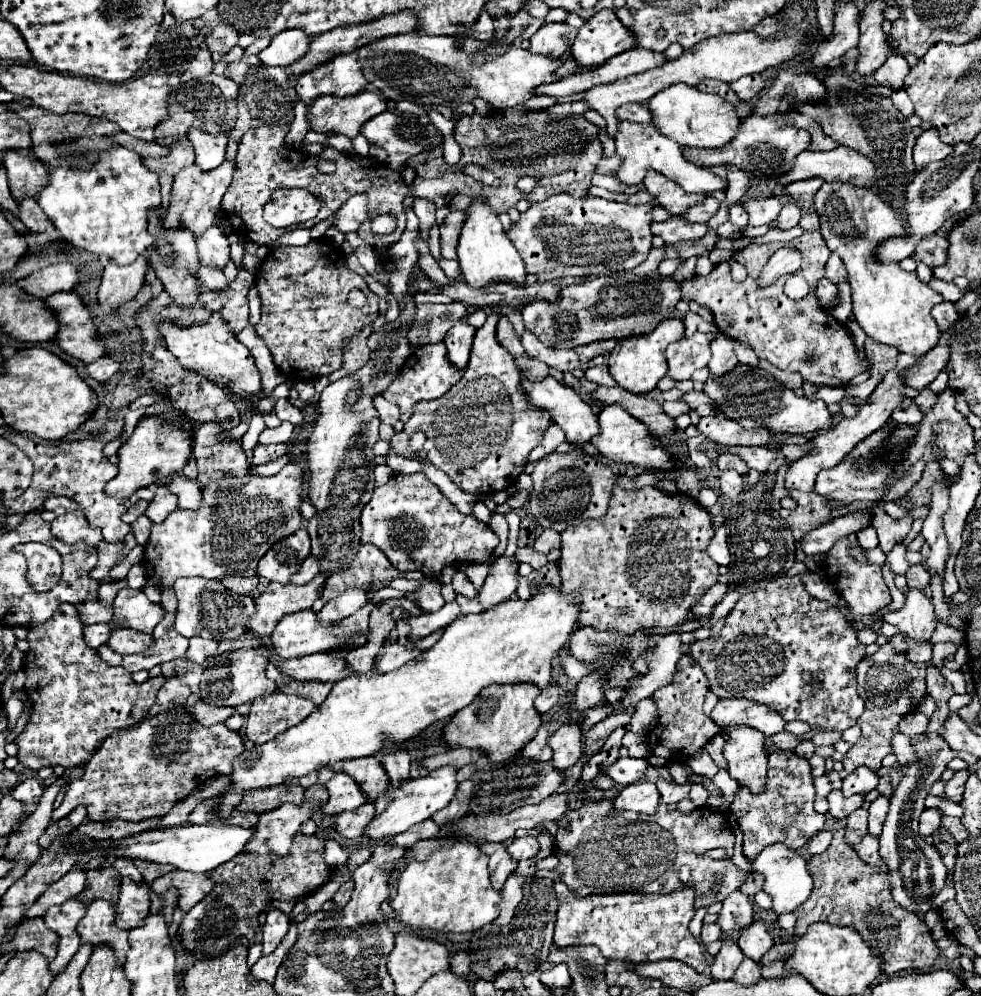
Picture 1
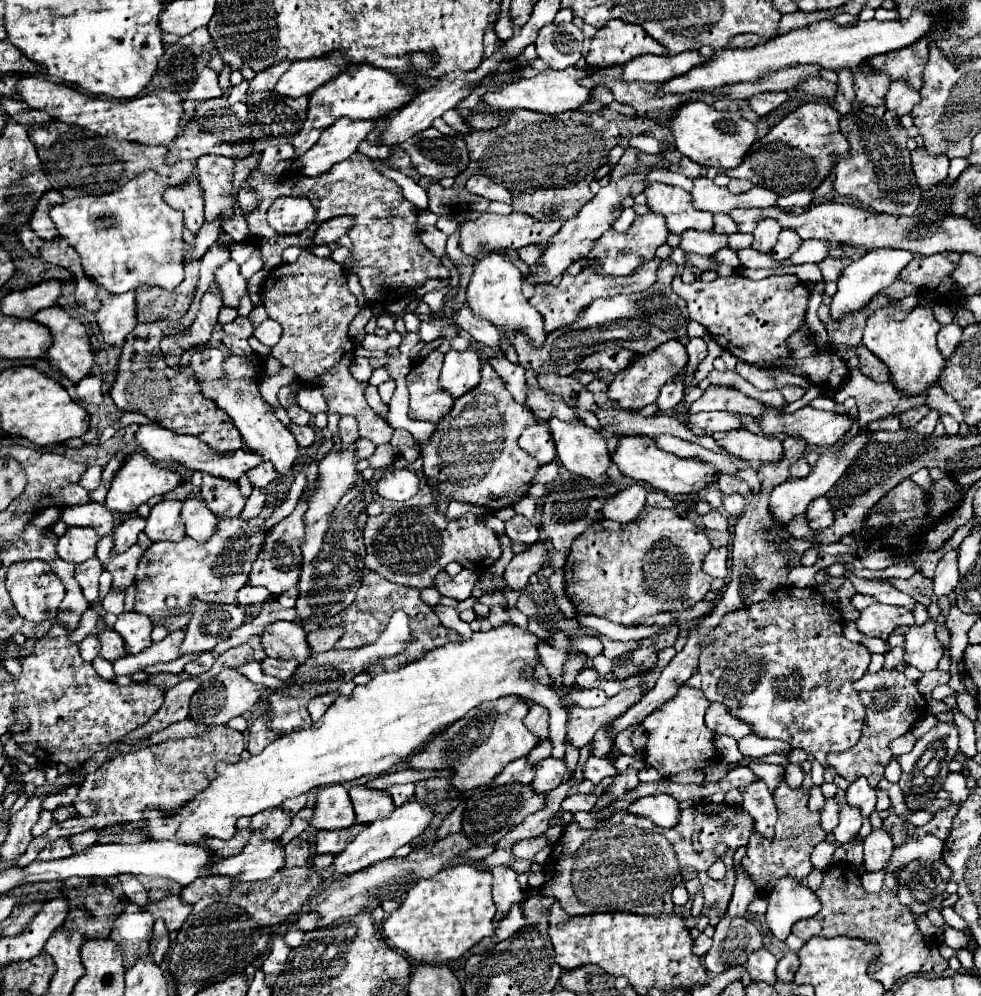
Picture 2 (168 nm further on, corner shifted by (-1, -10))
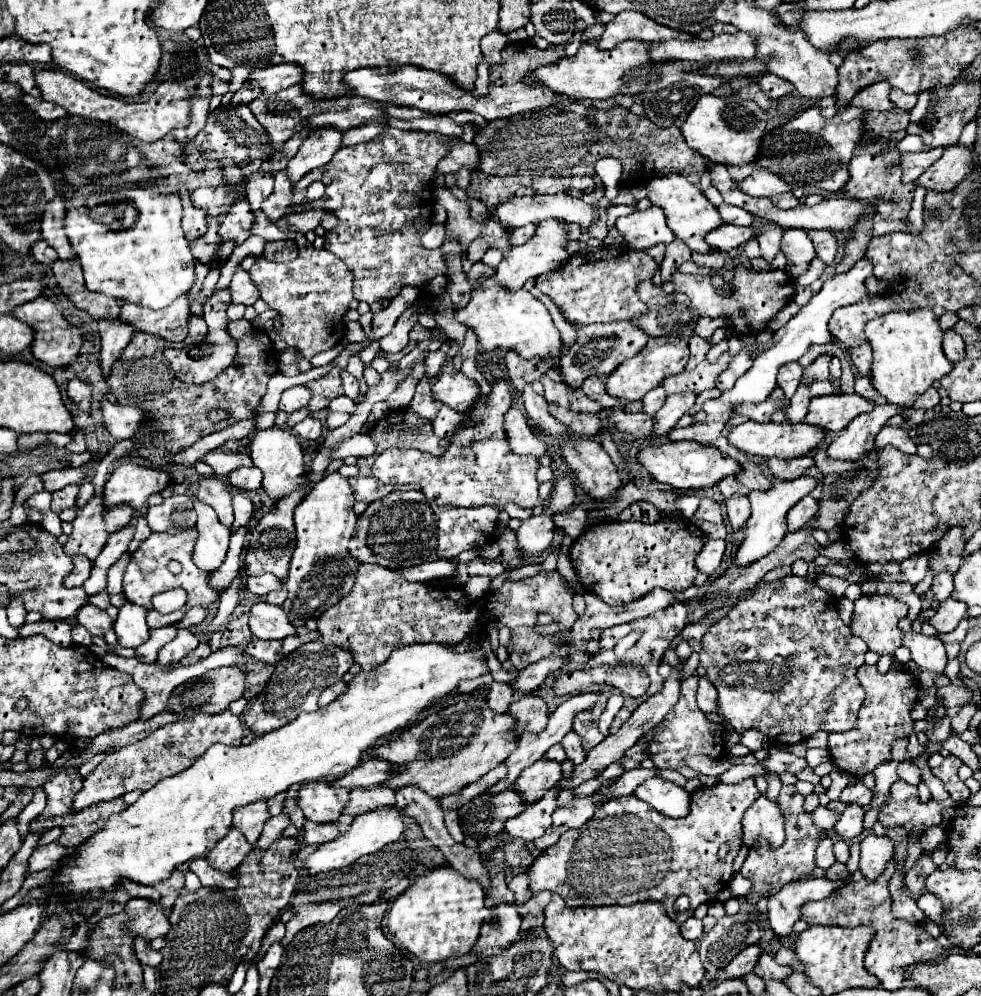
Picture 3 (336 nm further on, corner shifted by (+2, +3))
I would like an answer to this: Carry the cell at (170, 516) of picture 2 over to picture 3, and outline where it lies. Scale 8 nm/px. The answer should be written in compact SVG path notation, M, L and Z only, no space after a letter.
M170 496L158 506L150 506L146 520L152 532L178 534L196 524L196 512L192 508L192 496Z

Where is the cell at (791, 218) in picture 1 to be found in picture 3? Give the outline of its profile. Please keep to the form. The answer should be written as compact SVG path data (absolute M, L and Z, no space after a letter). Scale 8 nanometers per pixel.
M786 228L782 234L782 252L794 264L788 270L792 278L798 278L800 274L804 274L808 270L810 260L814 258L814 246L812 246L812 240L808 238L808 232Z

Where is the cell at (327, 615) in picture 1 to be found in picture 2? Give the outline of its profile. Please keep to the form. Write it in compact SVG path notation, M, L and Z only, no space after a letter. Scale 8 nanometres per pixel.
M327 627L327 629L317 629L307 635L307 643L313 653L323 653L335 647L337 639L343 635L343 627Z

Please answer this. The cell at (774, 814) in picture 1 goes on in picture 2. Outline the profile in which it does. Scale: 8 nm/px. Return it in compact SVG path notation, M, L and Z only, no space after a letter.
M783 781L779 785L779 789L775 791L775 803L777 803L777 809L779 809L779 821L775 825L775 837L773 839L763 839L761 835L753 833L751 839L749 839L747 855L743 857L741 867L753 879L755 887L759 889L757 895L761 895L761 897L767 897L771 893L771 889L775 889L775 883L779 879L791 877L797 883L801 883L803 879L807 879L807 875L813 869L811 859L809 859L811 851L817 843L825 841L827 833L821 829L819 813L809 811L807 799L809 799L807 791L791 789Z

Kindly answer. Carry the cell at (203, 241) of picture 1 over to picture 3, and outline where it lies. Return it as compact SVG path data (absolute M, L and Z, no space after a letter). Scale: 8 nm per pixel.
M238 266L234 270L234 276L232 276L232 282L230 282L228 290L232 294L232 302L234 304L244 304L244 306L254 304L256 298L260 296L260 292L256 290L252 278L248 276L248 272L242 266Z

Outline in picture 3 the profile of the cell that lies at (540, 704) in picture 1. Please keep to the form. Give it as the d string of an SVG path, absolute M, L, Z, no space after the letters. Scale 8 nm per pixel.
M528 694L522 700L514 702L508 712L516 718L518 732L542 732L548 720L548 706L536 694Z

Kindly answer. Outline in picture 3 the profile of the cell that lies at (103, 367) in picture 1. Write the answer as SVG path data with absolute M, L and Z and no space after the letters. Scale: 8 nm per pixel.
M72 378L68 382L68 396L80 406L80 410L90 410L92 402L92 384L82 378Z

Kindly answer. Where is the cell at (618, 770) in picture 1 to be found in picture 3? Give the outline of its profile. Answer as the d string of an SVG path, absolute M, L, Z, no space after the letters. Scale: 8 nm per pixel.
M568 732L564 736L564 740L562 740L562 746L566 750L568 760L572 760L574 764L582 764L586 760L586 750L582 748L582 742L580 742L576 732Z

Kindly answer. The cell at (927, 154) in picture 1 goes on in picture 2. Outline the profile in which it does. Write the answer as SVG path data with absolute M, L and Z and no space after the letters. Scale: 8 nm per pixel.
M915 149L911 153L911 163L913 163L913 173L917 177L917 185L923 191L943 181L949 171L949 159L945 155L929 155L927 151L921 149Z

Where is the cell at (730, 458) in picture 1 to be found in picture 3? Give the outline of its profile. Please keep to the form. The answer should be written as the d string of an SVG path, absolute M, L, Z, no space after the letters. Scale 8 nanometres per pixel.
M726 476L718 482L720 492L724 494L724 498L730 498L732 494L748 494L748 488L744 484L740 484L734 476Z

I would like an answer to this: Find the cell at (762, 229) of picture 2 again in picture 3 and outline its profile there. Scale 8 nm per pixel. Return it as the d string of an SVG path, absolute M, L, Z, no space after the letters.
M762 220L756 228L758 228L756 240L760 244L760 256L766 260L772 260L776 256L776 252L780 250L782 228L776 226L774 222L766 222L766 220Z

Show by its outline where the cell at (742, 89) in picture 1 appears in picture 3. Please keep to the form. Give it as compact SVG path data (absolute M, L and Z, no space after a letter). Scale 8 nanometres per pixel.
M764 74L760 80L758 80L762 92L768 96L768 98L780 98L780 96L786 96L794 90L794 86L778 76L772 76L772 74Z

